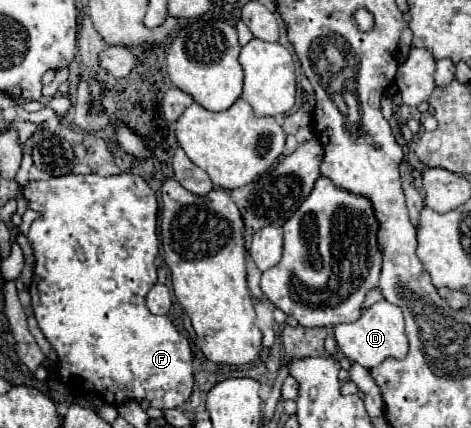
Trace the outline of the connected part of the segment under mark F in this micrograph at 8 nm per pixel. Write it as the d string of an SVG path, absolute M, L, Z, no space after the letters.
M96 173L92 175L64 175L64 177L52 177L46 181L30 181L24 189L24 197L28 201L28 207L42 213L42 219L36 219L28 231L28 239L34 249L36 257L36 267L34 267L34 277L32 277L32 307L34 307L34 317L38 321L38 327L42 329L44 337L50 341L50 345L58 353L58 375L66 385L80 385L82 389L98 393L106 403L110 405L120 405L128 399L142 401L148 399L152 407L156 409L172 409L180 407L184 401L188 401L194 385L192 377L192 349L188 339L172 325L168 317L154 315L146 307L146 295L156 283L156 265L154 259L158 255L158 235L156 235L156 225L158 225L158 201L154 191L148 187L148 183L132 173L120 173L120 175L110 175L110 177L100 177Z

